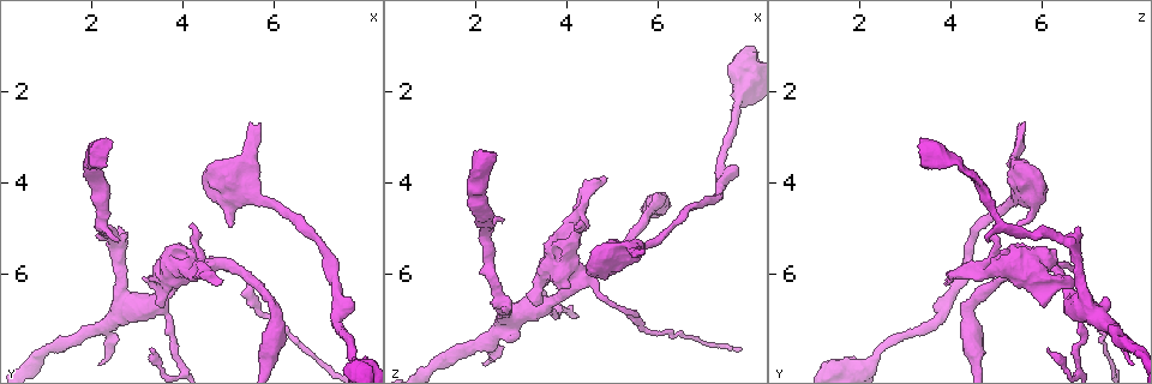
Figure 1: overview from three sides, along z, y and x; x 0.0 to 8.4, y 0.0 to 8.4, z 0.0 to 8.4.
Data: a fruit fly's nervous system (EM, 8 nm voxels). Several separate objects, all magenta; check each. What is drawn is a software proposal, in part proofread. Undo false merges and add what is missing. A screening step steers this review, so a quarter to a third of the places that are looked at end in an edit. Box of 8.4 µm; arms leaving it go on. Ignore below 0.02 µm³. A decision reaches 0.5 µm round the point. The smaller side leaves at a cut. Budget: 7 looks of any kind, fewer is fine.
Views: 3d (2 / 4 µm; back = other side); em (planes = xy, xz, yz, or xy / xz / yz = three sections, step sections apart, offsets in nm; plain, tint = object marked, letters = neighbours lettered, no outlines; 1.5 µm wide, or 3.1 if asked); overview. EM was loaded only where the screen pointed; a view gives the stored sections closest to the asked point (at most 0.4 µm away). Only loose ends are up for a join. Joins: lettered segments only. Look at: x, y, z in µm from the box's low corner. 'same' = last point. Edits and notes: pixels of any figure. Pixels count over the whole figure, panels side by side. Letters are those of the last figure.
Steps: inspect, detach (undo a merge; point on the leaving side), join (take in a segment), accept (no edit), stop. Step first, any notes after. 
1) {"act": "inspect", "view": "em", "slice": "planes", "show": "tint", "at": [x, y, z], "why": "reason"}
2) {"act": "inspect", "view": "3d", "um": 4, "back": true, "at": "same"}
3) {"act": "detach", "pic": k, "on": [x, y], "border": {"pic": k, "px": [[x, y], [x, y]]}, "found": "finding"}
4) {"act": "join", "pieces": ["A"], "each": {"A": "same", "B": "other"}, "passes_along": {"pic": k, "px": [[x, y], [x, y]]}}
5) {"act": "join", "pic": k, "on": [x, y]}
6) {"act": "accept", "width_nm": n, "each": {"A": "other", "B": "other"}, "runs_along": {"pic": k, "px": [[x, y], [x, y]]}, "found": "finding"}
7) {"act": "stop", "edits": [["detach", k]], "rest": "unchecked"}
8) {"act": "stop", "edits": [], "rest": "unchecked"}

{"act": "inspect", "view": "em", "slice": "planes", "show": "letters", "at": [5.05, 4.90, 5.45], "why": "branch stops here"}

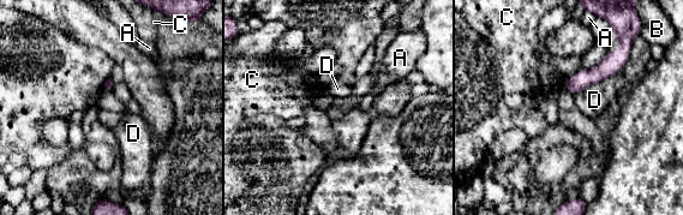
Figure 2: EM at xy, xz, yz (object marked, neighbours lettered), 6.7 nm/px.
{"act": "accept", "each": {"A": "other", "B": "other", "C": "other", "D": "other"}, "border": {"pic": 2, "px": [[580, 70], [565, 81]]}, "found": "no lettered segment goes on from it"}

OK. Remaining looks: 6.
{"act": "inspect", "view": "3d", "um": 2, "at": [6.05, 7.00, 4.45], "why": "sudden change in width"}

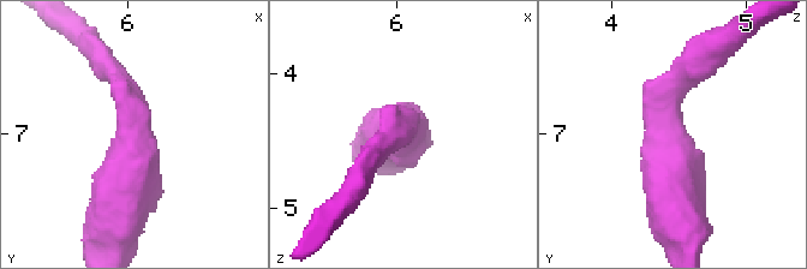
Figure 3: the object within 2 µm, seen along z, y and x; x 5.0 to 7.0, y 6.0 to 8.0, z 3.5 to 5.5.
{"act": "inspect", "view": "em", "slice": "yz", "step": 8, "show": "tint", "at": [6.02, 6.98, 4.38], "why": "shape alone is not enough"}

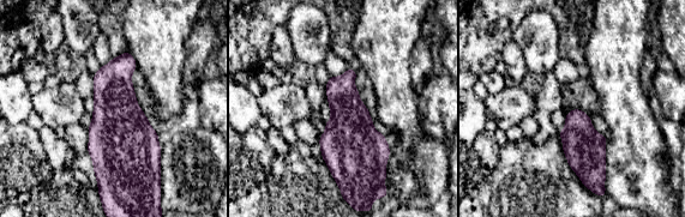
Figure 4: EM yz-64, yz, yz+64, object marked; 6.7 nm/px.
{"act": "inspect", "view": "em", "slice": "planes", "show": "letters", "at": "same", "why": "another direction"}

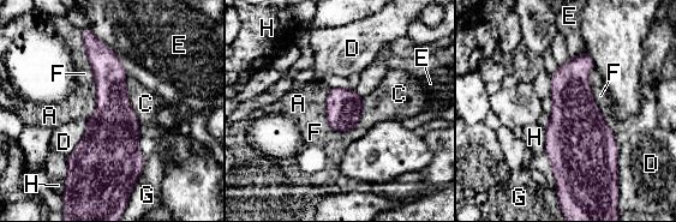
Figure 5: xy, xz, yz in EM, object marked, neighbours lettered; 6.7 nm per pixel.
{"act": "accept", "each": {"A": "other", "C": "other", "D": "other", "E": "other", "F": "other", "G": "other", "H": "other"}, "border": {"pic": 5, "px": [[94, 82], [95, 108], [87, 119]]}, "found": "continuous, no second cell"}

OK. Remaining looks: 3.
{"act": "inspect", "view": "em", "slice": "planes", "show": "letters", "at": [2.60, 5.25, 4.80], "why": "an open end"}

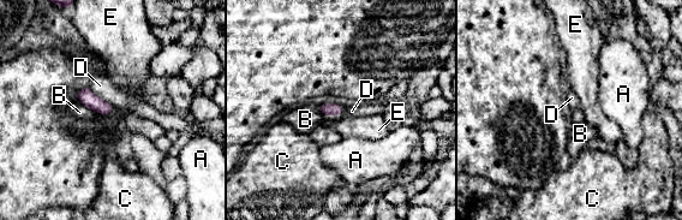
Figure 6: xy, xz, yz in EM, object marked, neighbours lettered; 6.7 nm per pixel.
{"act": "accept", "each": {"A": "other", "B": "other", "C": "other", "D": "other", "E": "other"}, "found": "none of them fits"}

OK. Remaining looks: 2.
{"act": "stop", "edits": [], "rest": "unchecked"}

